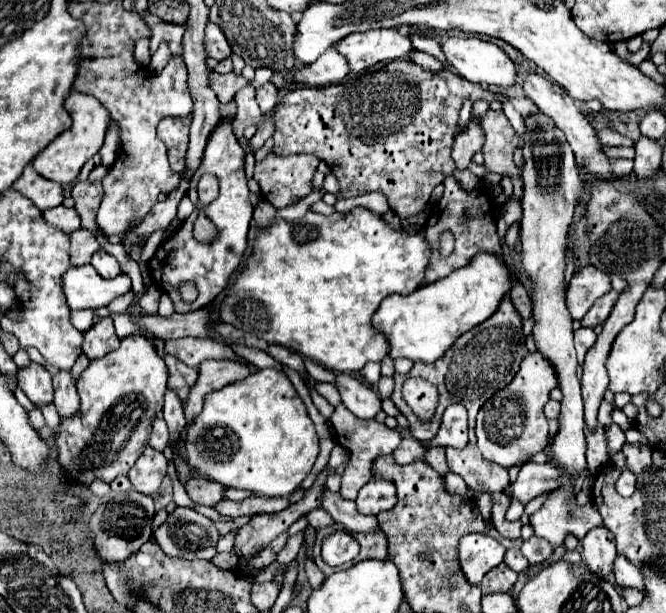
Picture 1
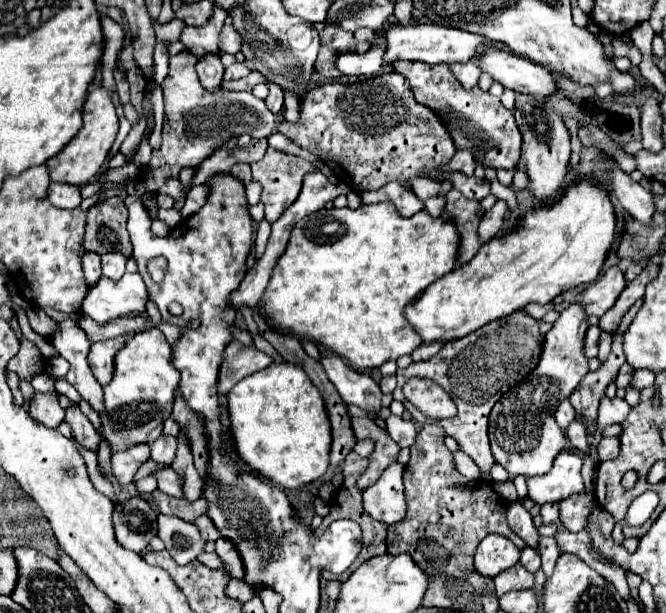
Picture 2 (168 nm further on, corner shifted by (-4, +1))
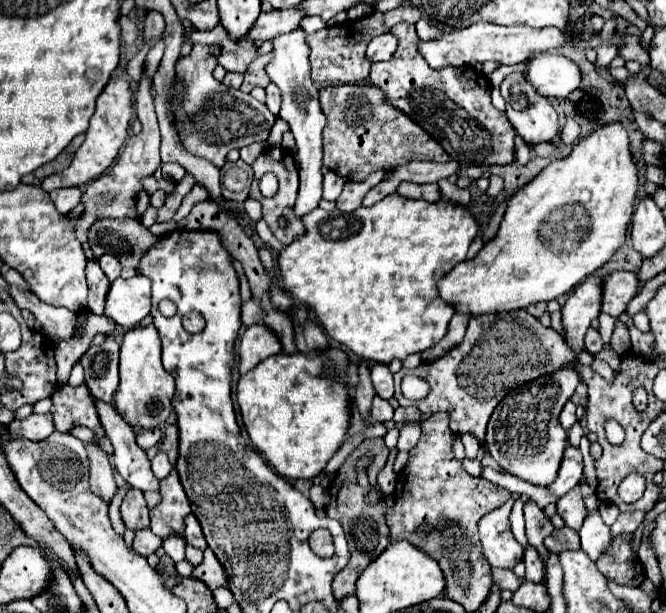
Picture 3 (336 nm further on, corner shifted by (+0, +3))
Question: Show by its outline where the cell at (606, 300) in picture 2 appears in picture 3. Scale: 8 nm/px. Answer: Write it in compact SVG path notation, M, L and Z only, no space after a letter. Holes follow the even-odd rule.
M613 272L603 284L603 306L601 310L611 316L621 316L627 304L639 294L641 286L635 272Z

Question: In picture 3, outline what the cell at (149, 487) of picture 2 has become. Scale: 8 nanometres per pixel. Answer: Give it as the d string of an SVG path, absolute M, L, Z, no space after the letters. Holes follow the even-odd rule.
M129 490L121 502L121 516L129 530L137 532L149 528L149 508L145 504L143 492Z

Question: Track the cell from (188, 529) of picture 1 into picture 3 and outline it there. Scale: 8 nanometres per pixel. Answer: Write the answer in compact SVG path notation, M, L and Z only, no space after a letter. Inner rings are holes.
M169 536L167 540L163 540L163 550L171 556L173 562L185 560L185 540L181 536Z

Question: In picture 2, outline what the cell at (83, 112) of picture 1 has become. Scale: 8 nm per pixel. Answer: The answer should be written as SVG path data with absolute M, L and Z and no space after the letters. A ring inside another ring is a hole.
M105 88L91 90L87 94L85 104L83 104L83 126L81 126L81 130L77 132L77 136L59 154L55 154L53 158L49 158L45 162L51 180L53 182L73 184L73 186L93 182L95 176L99 174L105 158L107 158L107 152L109 152L111 144L115 142L117 130L119 130L119 120L117 120L115 106L111 102L109 92Z

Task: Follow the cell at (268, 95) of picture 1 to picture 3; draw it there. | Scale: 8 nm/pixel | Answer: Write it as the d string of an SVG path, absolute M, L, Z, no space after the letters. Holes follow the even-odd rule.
M269 84L265 90L267 90L267 102L265 104L277 116L279 108L281 108L281 92L279 92L279 88L275 84Z

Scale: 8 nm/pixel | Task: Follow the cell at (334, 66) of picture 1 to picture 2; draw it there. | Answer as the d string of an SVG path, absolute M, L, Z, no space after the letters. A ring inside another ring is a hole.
M381 40L377 46L371 46L367 52L359 54L359 52L345 52L337 56L337 70L343 76L369 76L369 74L377 74L383 66L383 48L385 42Z

